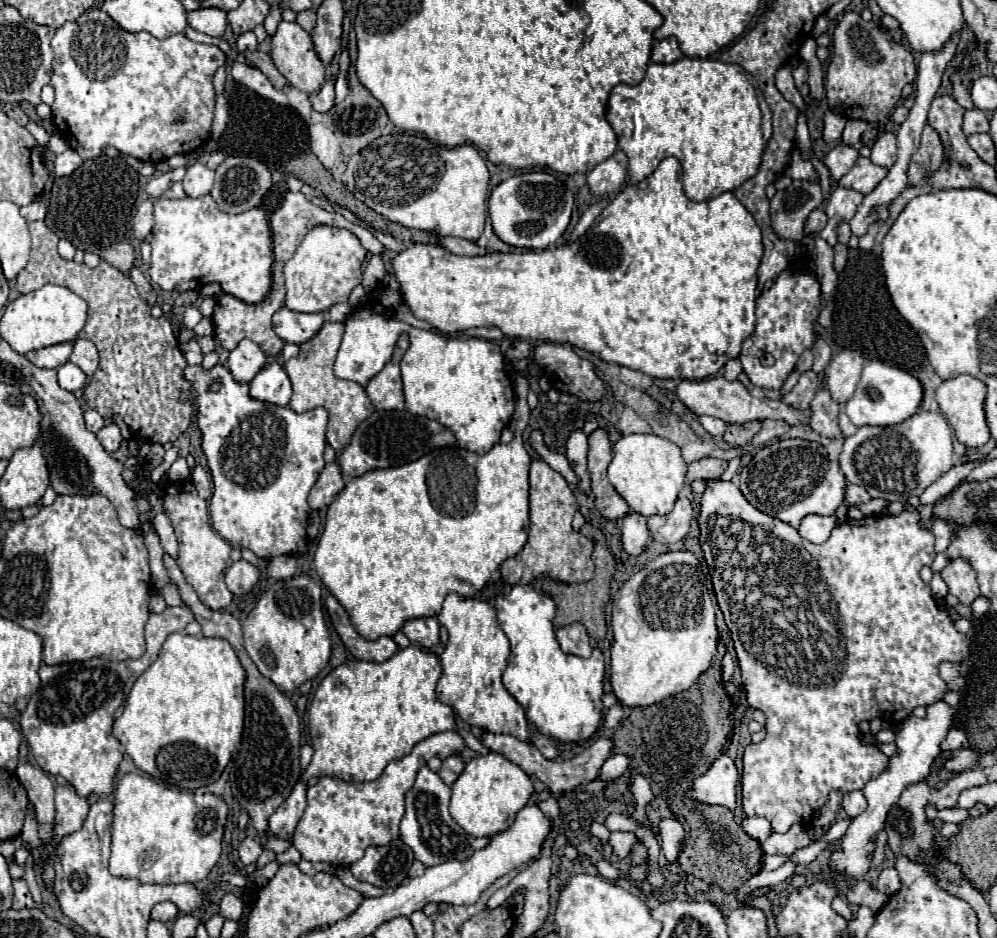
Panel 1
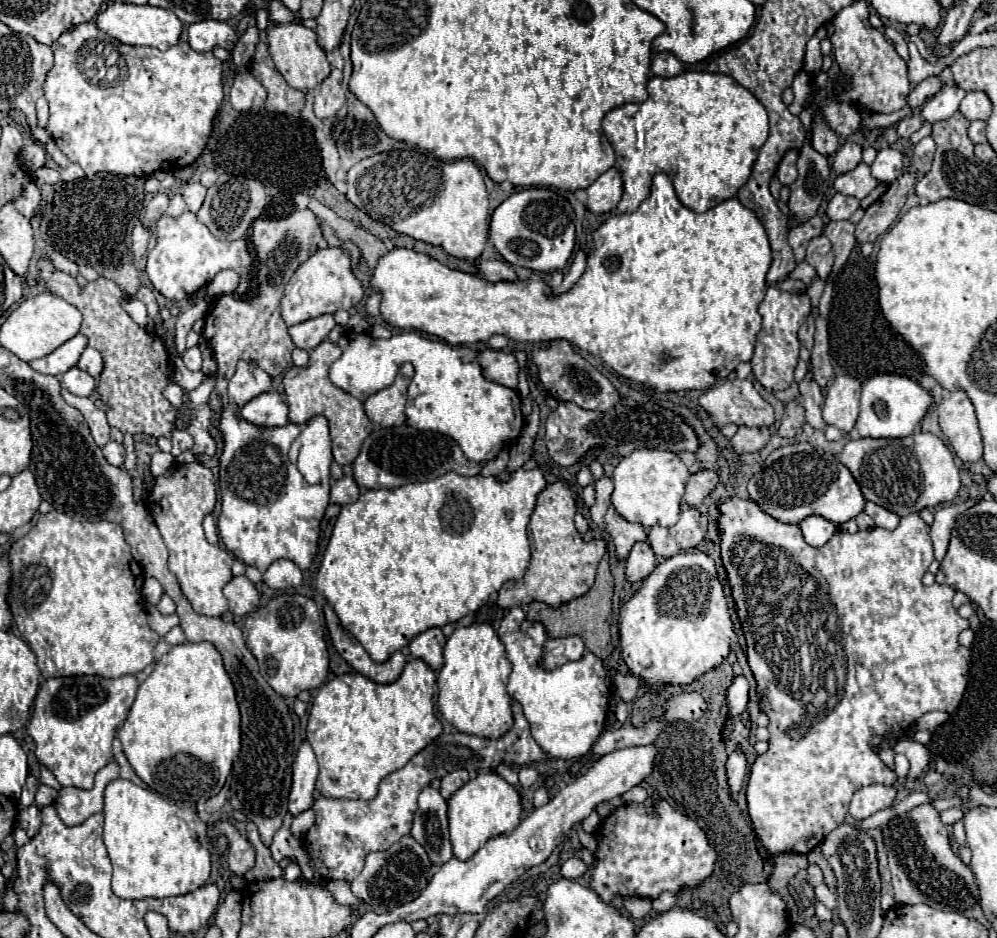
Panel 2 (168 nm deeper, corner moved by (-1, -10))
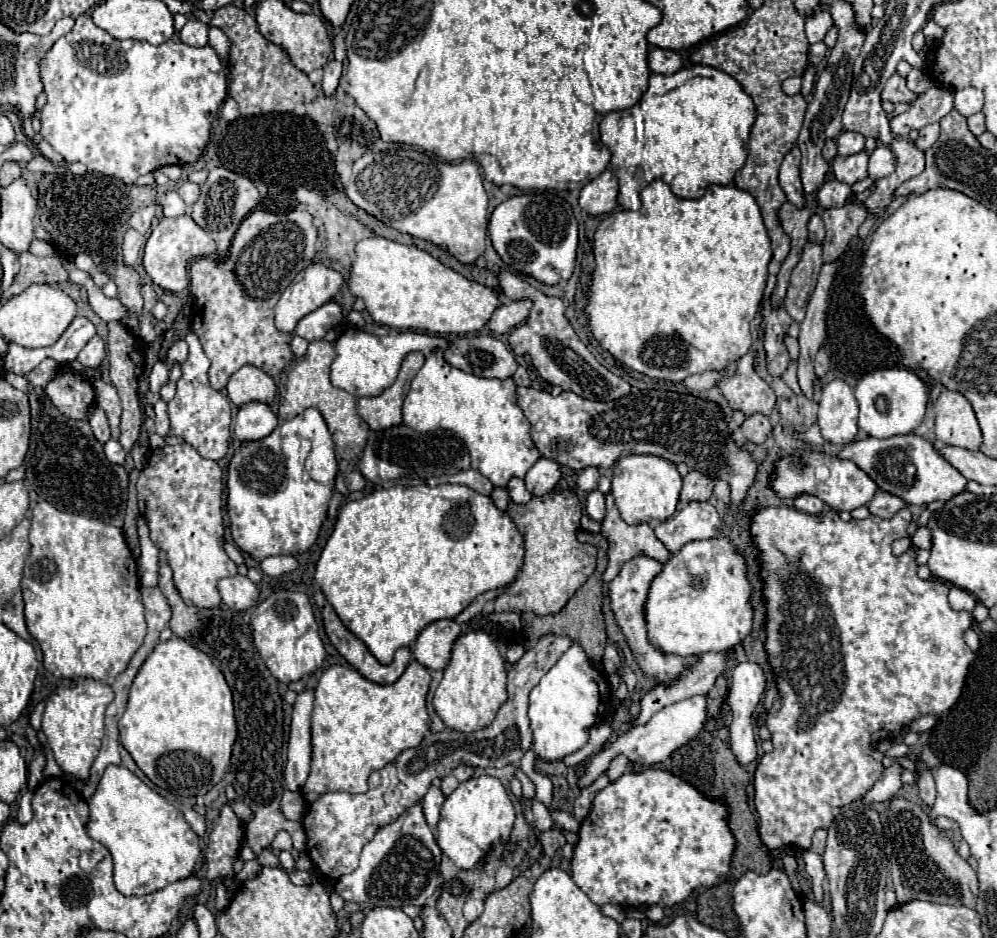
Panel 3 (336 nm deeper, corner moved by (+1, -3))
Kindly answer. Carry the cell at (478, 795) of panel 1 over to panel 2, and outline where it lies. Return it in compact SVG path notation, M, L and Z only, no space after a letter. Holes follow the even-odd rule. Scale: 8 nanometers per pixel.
M481 773L449 799L449 833L453 855L457 859L469 859L491 837L511 833L521 821L521 793L497 773Z

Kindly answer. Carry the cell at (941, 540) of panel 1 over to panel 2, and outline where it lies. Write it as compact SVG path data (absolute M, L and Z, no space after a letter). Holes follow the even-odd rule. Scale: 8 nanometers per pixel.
M969 497L963 503L951 503L947 507L939 507L935 511L935 521L931 525L931 541L933 541L933 549L935 549L935 559L941 561L947 553L949 547L949 539L951 539L951 531L955 527L955 519L957 515L965 513L967 509L971 509L975 503L979 503L981 497Z

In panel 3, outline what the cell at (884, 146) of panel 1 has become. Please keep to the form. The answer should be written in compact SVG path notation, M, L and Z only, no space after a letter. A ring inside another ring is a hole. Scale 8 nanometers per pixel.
M877 146L875 152L869 156L869 178L879 180L889 176L895 170L895 156L891 148Z

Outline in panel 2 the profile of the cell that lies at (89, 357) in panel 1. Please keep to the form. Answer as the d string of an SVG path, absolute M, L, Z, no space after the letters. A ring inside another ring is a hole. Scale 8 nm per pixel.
M87 347L85 351L83 351L83 355L81 355L81 359L79 359L79 363L77 363L77 367L79 369L83 369L83 371L87 371L91 377L99 377L99 373L101 373L101 369L103 369L103 359L101 359L101 353L97 351L97 349L93 349L93 347Z

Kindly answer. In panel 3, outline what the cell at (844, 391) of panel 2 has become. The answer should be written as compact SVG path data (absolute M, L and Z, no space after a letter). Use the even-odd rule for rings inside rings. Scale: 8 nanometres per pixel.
M835 378L823 388L817 424L831 444L849 444L857 438L857 402L847 382Z

